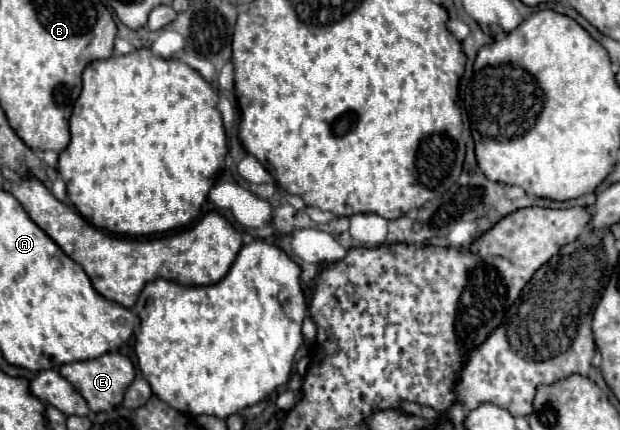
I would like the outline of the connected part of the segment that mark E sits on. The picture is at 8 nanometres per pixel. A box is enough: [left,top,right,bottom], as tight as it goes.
[59,353,135,413]

